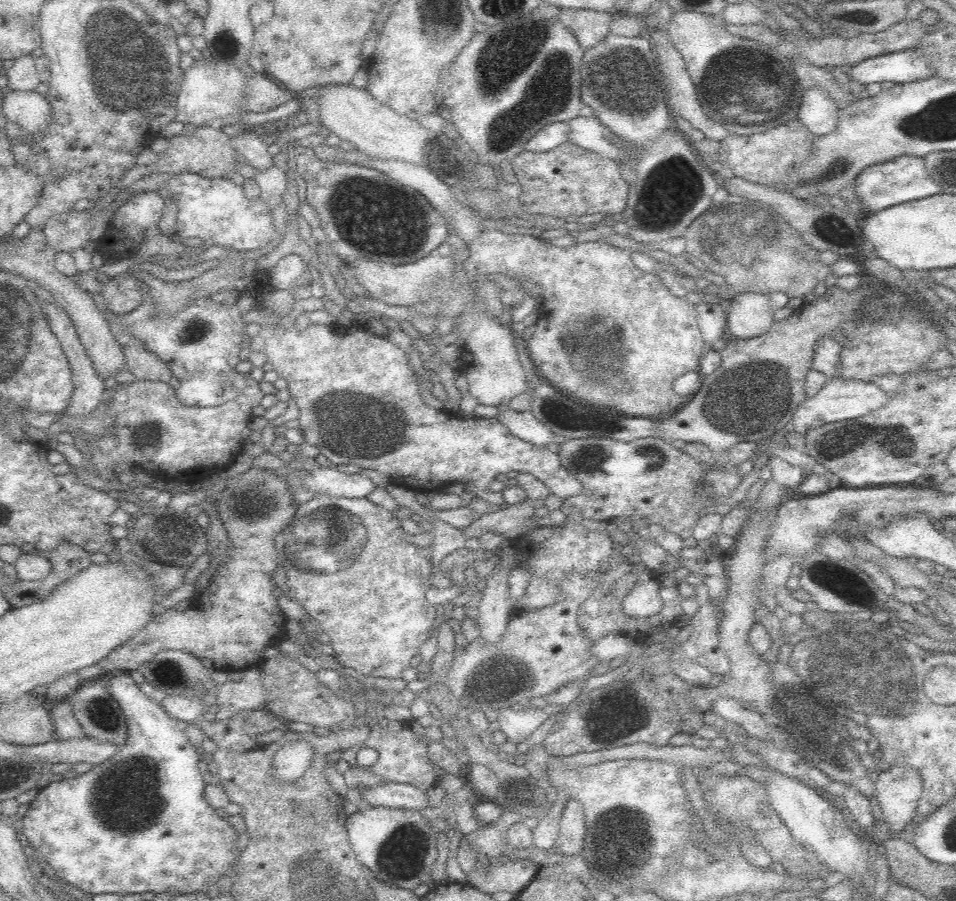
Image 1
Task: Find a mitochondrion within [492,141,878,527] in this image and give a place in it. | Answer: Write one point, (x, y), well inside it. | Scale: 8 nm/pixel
(742, 399)

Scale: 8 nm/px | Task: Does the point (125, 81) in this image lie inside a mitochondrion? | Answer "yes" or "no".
yes

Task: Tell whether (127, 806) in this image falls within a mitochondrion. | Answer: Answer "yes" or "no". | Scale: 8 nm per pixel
yes

